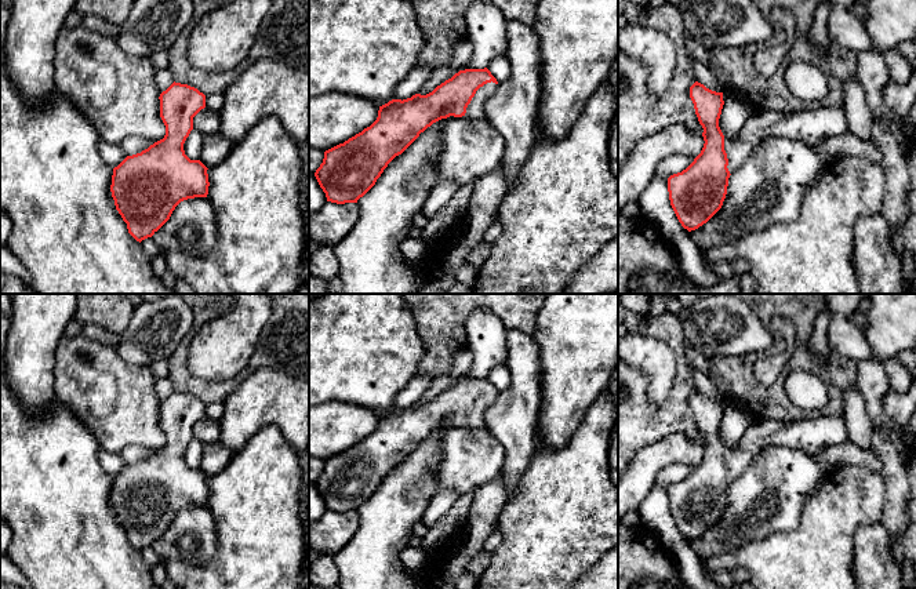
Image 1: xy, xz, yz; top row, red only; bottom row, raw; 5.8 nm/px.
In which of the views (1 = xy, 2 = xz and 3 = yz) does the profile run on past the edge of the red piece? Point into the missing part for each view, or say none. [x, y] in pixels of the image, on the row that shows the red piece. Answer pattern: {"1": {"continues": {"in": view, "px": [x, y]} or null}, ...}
{"1": {"continues": null}, "2": {"continues": {"in": "xz", "px": [475, 111]}}, "3": {"continues": {"in": "yz", "px": [814, 126]}}}

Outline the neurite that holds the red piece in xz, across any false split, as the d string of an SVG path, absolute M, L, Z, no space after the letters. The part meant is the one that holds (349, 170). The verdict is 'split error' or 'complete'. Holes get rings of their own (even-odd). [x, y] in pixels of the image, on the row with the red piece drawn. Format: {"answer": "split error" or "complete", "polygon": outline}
{"answer": "split error", "polygon": "M465 69L437 86L426 95L415 94L407 99L392 99L379 106L377 120L361 132L324 152L315 177L326 193L327 201L357 203L381 177L388 164L401 154L428 127L450 116L484 120L486 102L495 94L498 81L484 69Z"}

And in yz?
{"answer": "split error", "polygon": "M695 81L690 87L695 114L704 128L704 148L681 172L668 178L670 206L688 232L706 223L723 206L728 178L766 137L781 135L799 139L811 148L830 137L848 132L844 106L814 108L778 113L753 110L738 139L728 139L719 127L724 105L723 92Z"}

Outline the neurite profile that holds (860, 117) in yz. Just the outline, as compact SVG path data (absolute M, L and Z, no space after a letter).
M858 79L843 83L844 109L848 131L862 141L872 141L873 114L866 103L865 90Z

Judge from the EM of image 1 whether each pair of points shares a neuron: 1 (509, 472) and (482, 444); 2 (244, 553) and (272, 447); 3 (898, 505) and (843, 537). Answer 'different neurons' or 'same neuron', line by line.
1: different neurons
2: same neuron
3: different neurons

